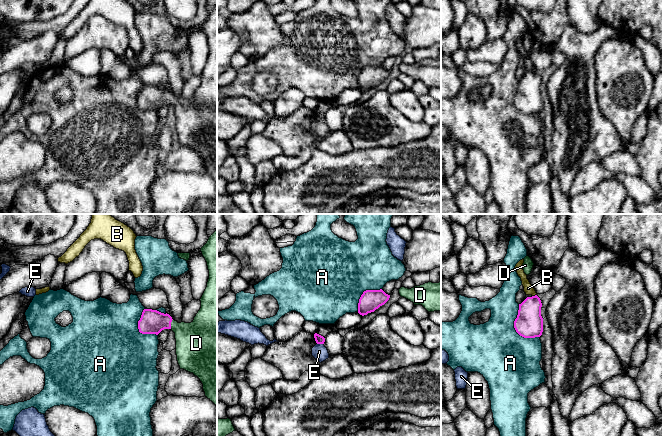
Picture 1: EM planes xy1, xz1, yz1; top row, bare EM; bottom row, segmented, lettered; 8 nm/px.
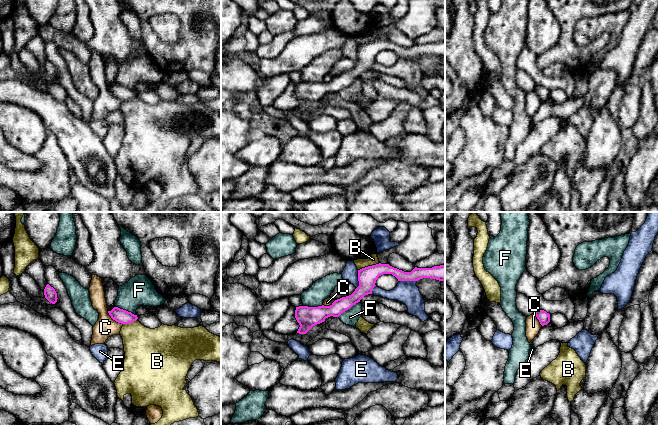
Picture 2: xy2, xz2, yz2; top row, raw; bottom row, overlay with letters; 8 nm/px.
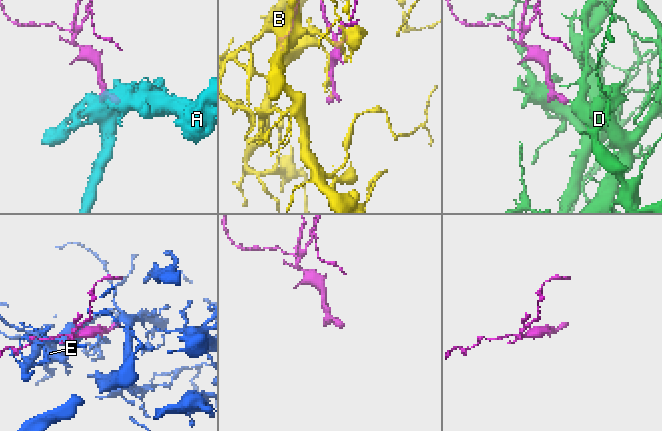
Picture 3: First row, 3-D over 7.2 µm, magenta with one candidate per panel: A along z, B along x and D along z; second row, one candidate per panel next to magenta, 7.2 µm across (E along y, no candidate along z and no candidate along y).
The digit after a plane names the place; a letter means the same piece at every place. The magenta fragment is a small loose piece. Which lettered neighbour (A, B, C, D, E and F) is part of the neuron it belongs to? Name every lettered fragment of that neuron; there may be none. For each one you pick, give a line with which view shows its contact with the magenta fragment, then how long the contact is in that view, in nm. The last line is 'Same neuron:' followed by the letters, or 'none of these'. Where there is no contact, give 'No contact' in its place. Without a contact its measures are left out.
D: Touches magenta in xy1. Shared border 80 nm
Same neuron: D

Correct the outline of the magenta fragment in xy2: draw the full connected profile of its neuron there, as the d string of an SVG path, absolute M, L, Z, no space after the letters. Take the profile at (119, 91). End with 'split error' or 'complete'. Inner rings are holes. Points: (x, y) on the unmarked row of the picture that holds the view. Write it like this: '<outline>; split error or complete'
M114 83L111 87L108 87L108 89L113 96L121 100L129 100L138 95L137 91L118 83Z; complete

